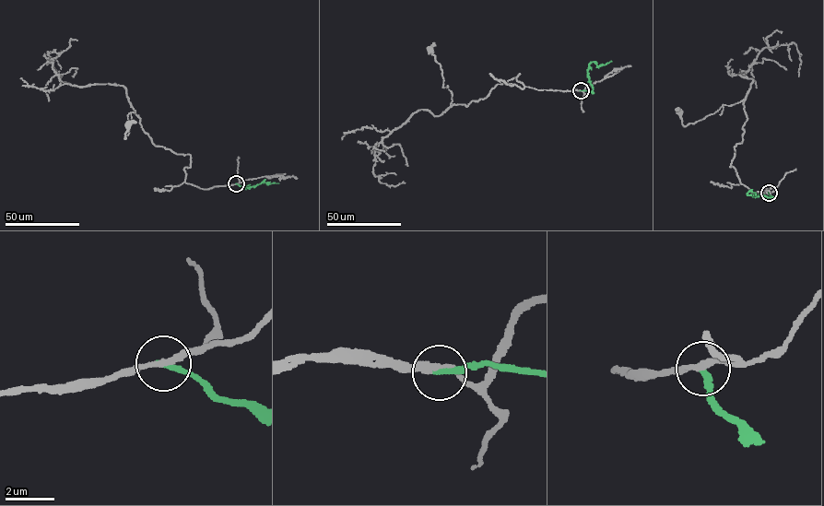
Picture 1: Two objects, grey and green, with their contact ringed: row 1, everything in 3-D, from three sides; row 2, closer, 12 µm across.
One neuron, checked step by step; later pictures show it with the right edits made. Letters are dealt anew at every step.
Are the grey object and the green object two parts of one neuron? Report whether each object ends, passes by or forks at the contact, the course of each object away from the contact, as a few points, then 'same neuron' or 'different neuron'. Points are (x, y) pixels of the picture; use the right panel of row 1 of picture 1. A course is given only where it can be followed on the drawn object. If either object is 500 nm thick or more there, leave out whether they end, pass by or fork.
grey passes by | green ends | grey via (769, 193), (751, 192), (730, 166), (735, 147), (742, 141), (745, 99), (722, 104), (685, 125), (678, 111) | green via (769, 193), (772, 197), (747, 194), (752, 192), (756, 195) | different neuron

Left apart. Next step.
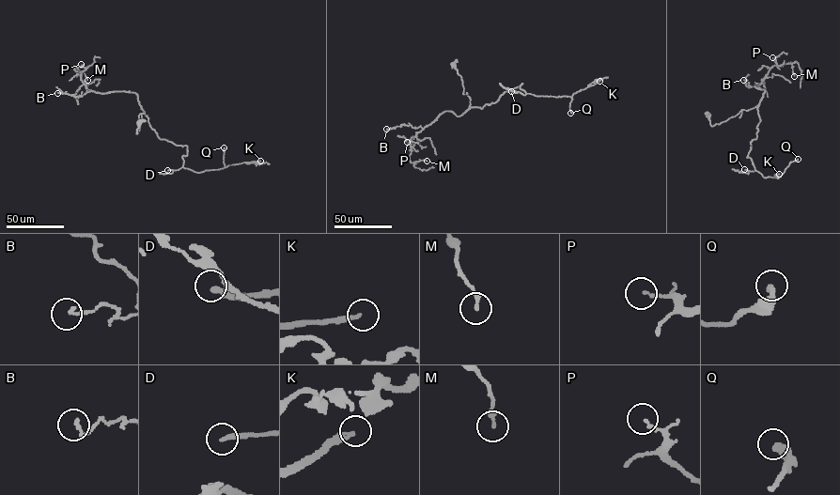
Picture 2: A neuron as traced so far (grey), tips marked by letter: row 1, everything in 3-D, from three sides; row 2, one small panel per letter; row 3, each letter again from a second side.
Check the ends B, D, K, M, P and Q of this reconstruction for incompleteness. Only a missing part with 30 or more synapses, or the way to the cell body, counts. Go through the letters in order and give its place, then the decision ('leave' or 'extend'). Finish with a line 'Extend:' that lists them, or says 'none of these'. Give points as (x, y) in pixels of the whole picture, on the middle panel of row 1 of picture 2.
B: (386, 129) | leave
D: (511, 91) | extend
K: (599, 81) | extend
M: (427, 161) | leave
P: (407, 142) | leave
Q: (570, 113) | leave
Extend: D, K

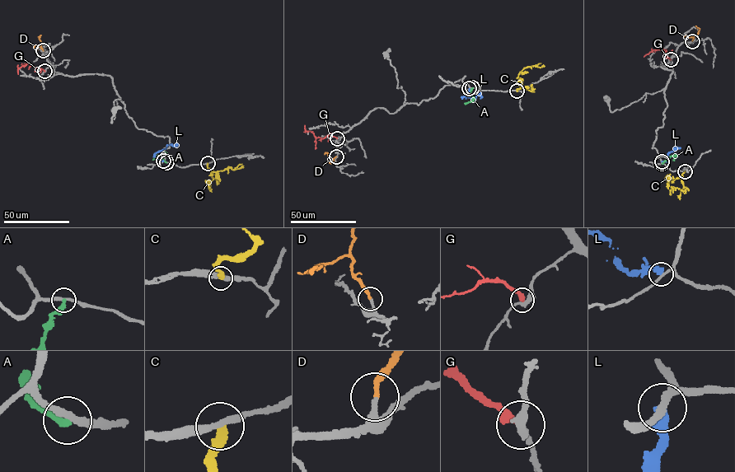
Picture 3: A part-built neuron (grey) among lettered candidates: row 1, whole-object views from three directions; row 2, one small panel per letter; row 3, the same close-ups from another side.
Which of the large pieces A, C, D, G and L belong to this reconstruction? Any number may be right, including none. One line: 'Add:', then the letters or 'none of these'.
Add: D

